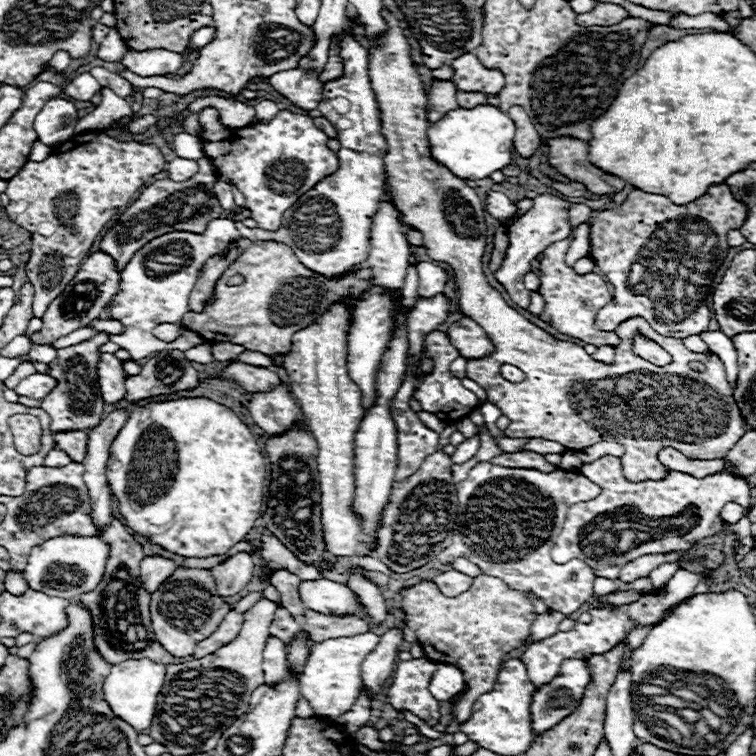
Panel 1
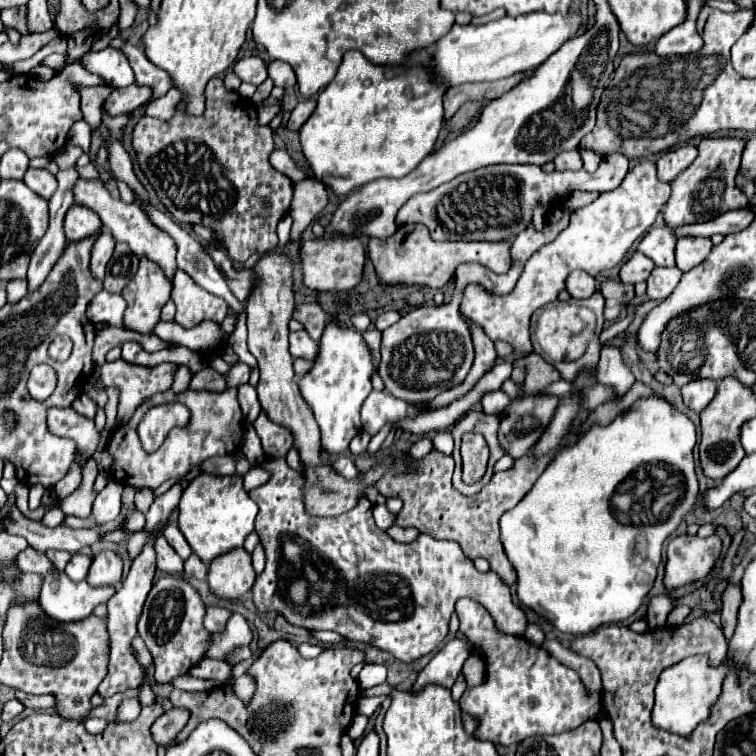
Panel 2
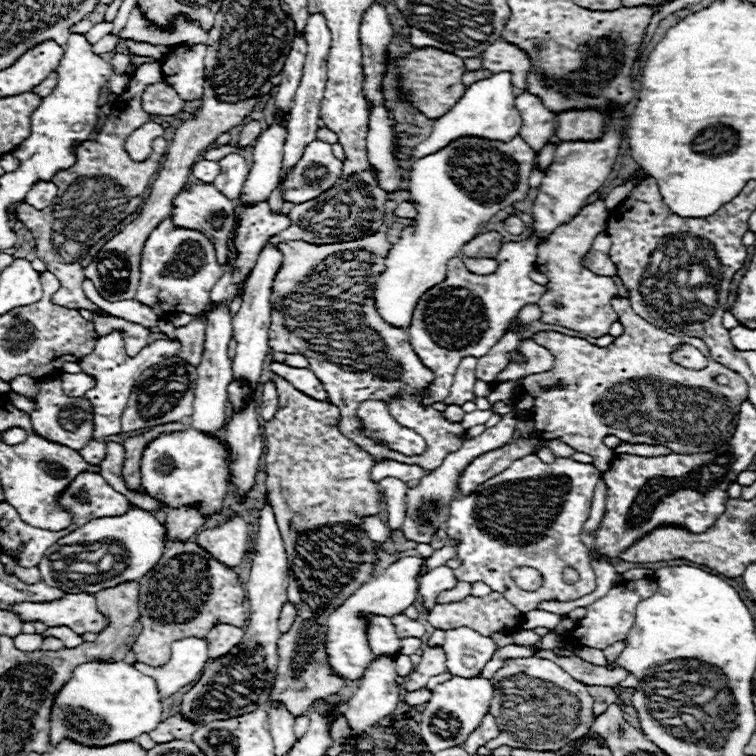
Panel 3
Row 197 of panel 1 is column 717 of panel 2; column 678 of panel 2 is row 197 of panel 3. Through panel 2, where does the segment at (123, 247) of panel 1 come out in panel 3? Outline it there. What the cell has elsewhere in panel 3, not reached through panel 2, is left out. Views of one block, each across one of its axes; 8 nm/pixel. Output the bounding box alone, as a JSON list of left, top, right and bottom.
[172,184,234,264]

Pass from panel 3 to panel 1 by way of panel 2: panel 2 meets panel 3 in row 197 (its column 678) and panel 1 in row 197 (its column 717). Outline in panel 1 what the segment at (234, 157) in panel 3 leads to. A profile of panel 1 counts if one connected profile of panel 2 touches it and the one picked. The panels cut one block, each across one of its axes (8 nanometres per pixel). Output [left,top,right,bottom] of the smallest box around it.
[214,182,234,210]

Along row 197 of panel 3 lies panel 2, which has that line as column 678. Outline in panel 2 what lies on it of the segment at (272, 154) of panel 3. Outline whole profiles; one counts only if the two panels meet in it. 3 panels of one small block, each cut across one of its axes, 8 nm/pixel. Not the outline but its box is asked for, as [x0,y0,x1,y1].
[676,238,712,272]

